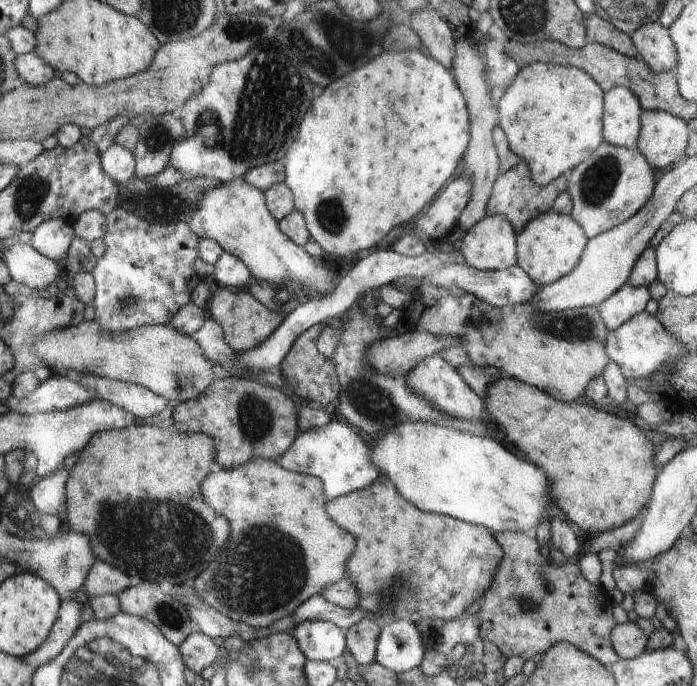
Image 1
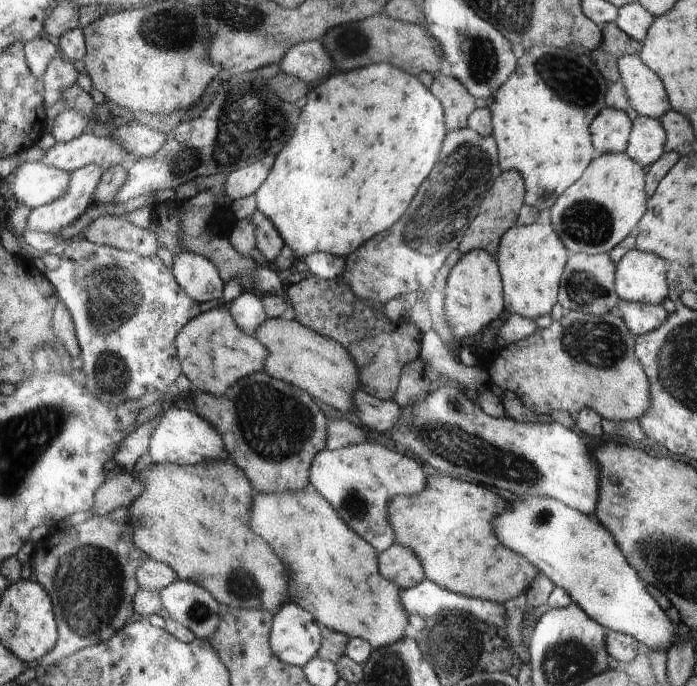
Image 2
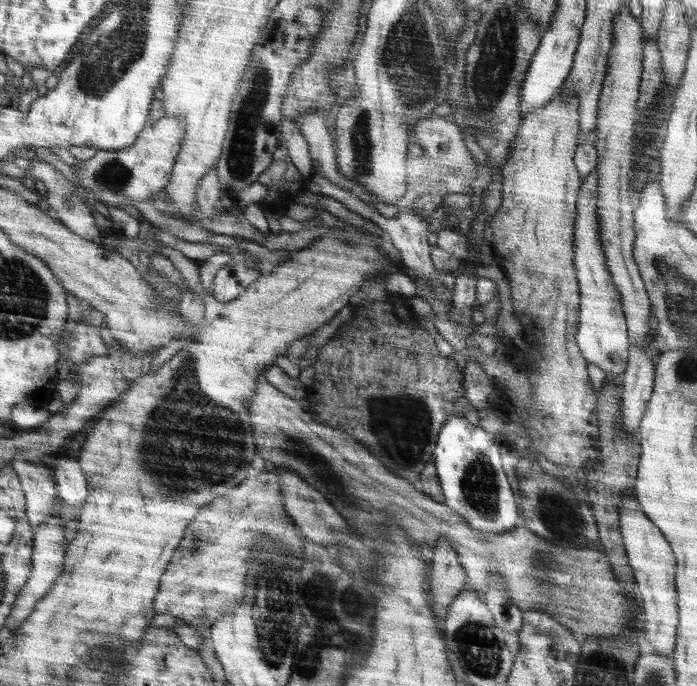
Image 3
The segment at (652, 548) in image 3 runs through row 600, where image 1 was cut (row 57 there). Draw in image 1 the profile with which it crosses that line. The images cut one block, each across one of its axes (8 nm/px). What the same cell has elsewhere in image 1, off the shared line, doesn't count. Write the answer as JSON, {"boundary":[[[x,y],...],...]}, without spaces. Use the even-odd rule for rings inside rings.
{"boundary":[[[658,23],[642,26],[630,35],[641,59],[654,74],[674,71],[677,67],[677,48],[669,30]]]}

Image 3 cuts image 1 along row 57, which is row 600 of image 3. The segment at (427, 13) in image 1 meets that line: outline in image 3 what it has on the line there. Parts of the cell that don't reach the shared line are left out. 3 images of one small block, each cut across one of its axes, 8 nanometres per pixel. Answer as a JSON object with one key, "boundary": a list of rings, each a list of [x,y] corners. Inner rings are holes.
{"boundary":[[[446,538],[438,540],[433,550],[436,554],[433,557],[431,578],[428,583],[430,597],[444,612],[462,592],[466,584],[465,570],[462,569],[462,562],[458,560],[458,552]]]}

